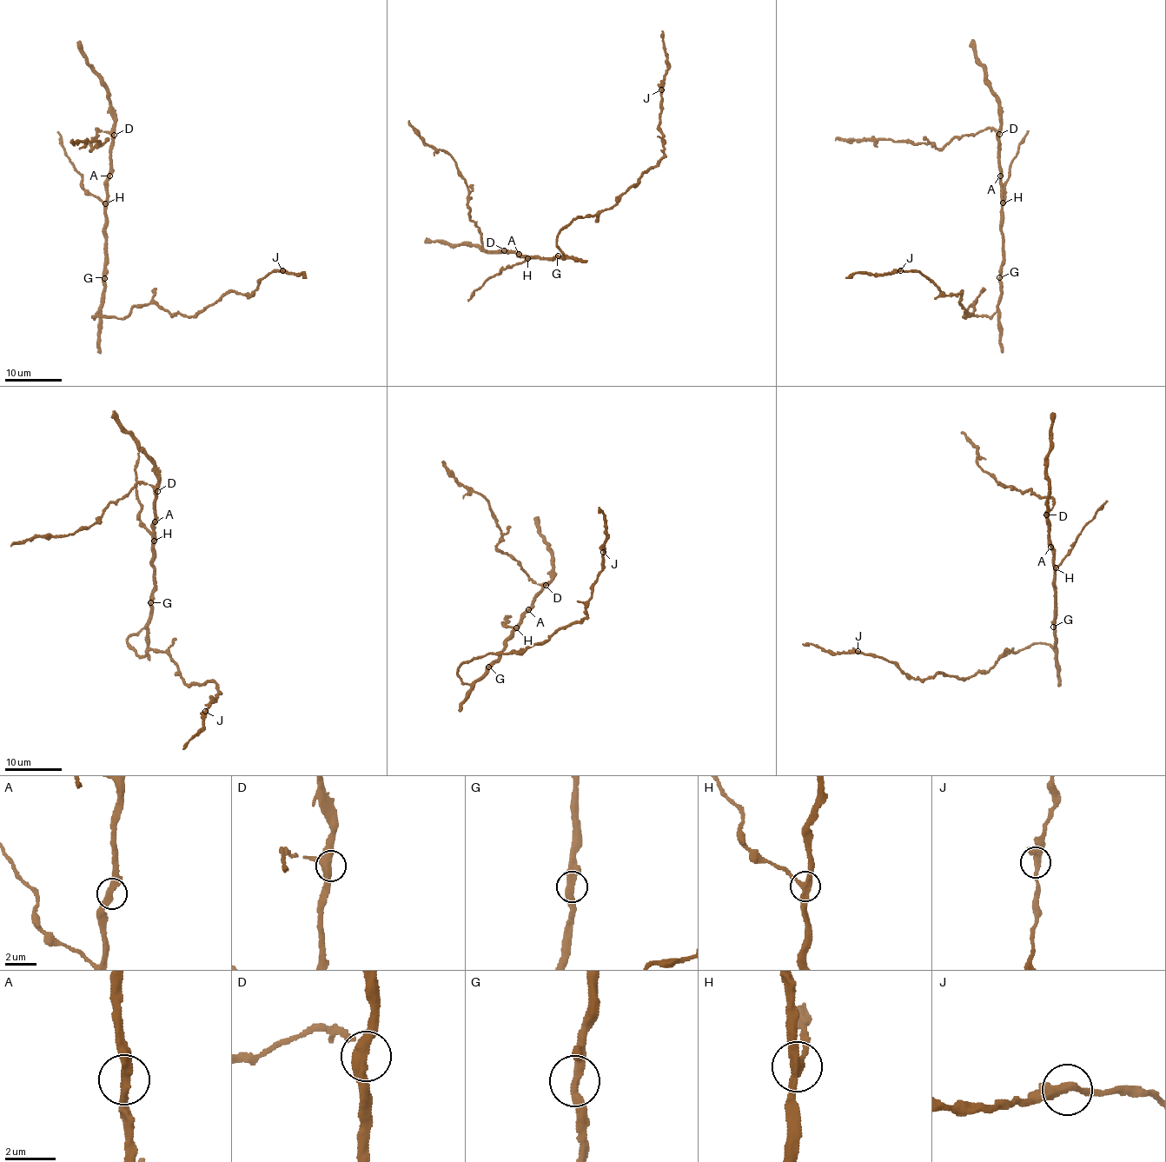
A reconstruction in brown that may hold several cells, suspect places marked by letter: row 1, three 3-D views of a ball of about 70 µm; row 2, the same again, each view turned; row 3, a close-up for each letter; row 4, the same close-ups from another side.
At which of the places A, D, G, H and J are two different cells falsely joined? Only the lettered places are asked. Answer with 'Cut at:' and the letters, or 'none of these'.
Cut at: H

